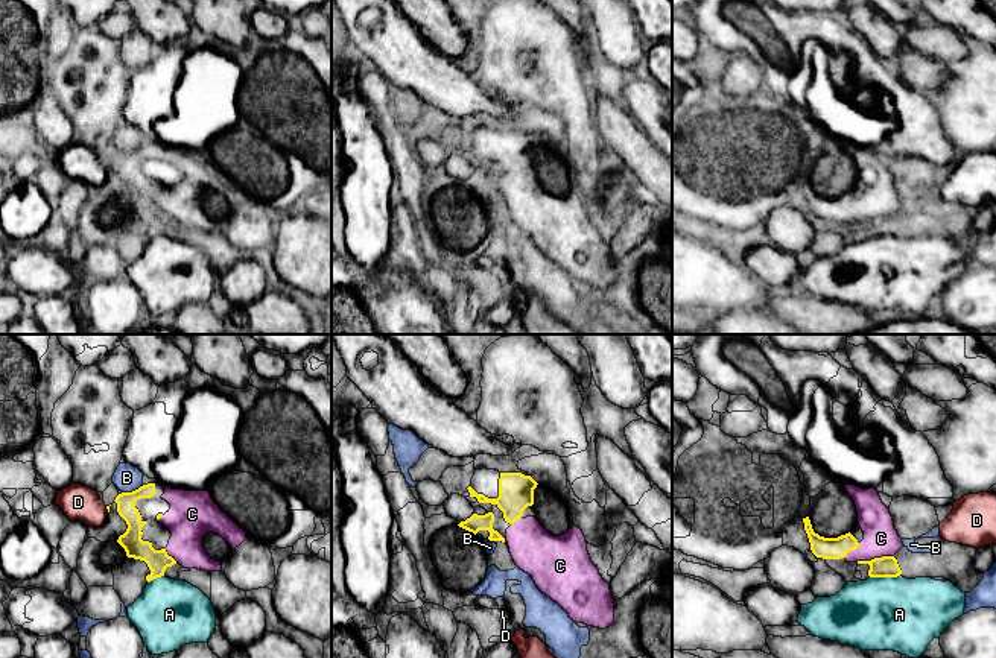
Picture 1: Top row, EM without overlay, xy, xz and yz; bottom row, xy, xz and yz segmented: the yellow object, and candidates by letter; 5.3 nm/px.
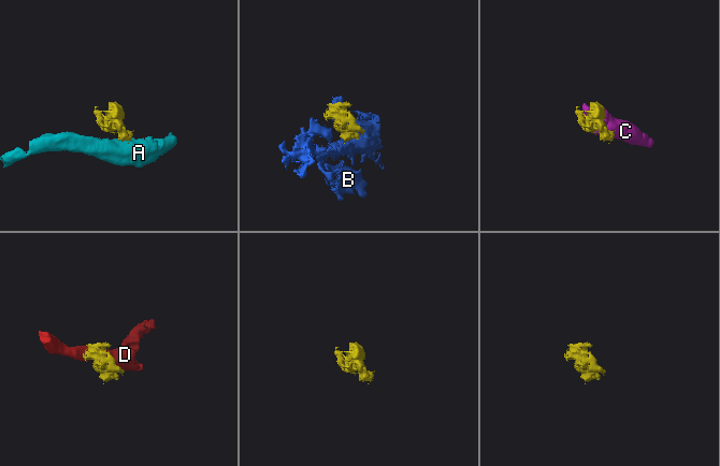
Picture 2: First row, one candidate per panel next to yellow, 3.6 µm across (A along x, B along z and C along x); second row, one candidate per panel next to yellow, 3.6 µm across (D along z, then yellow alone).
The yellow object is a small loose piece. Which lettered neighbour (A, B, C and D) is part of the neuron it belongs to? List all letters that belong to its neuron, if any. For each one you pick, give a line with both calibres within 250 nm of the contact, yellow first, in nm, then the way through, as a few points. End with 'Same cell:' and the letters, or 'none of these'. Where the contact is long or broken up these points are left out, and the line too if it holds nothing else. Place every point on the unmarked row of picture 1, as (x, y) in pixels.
C: Thickness 110 nm (yellow) against 190 nm
Same cell: C

